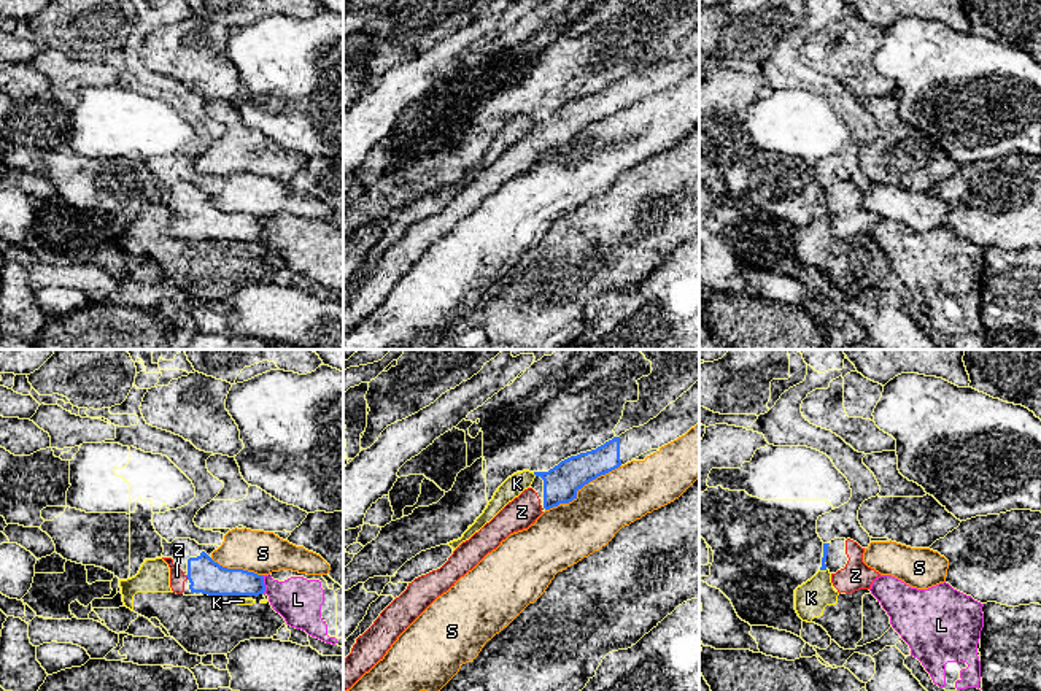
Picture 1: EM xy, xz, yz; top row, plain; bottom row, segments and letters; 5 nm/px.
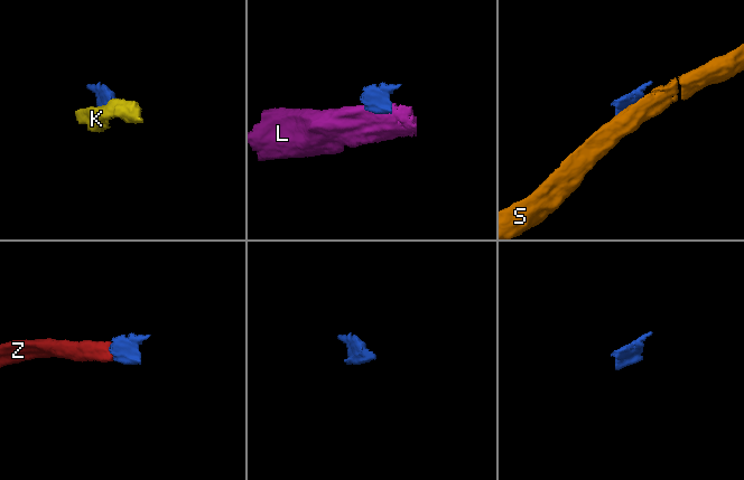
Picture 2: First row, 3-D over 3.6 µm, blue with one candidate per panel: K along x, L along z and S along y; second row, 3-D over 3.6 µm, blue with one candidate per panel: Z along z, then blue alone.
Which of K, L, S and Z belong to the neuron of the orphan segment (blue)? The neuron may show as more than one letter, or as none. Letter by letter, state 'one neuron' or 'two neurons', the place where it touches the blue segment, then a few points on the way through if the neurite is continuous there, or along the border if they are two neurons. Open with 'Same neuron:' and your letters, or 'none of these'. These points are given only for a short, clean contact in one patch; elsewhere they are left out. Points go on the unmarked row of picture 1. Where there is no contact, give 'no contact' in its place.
Same neuron: Z
K: two neurons; contact xz (534, 118)
L: two neurons; contact xy (264, 229); border xy (261, 220), (264, 237)
S: two neurons; contact xz (580, 132); border xz (620, 108), (585, 127), (571, 145), (560, 146), (545, 154)
Z: one neuron; contact xy (186, 220)

